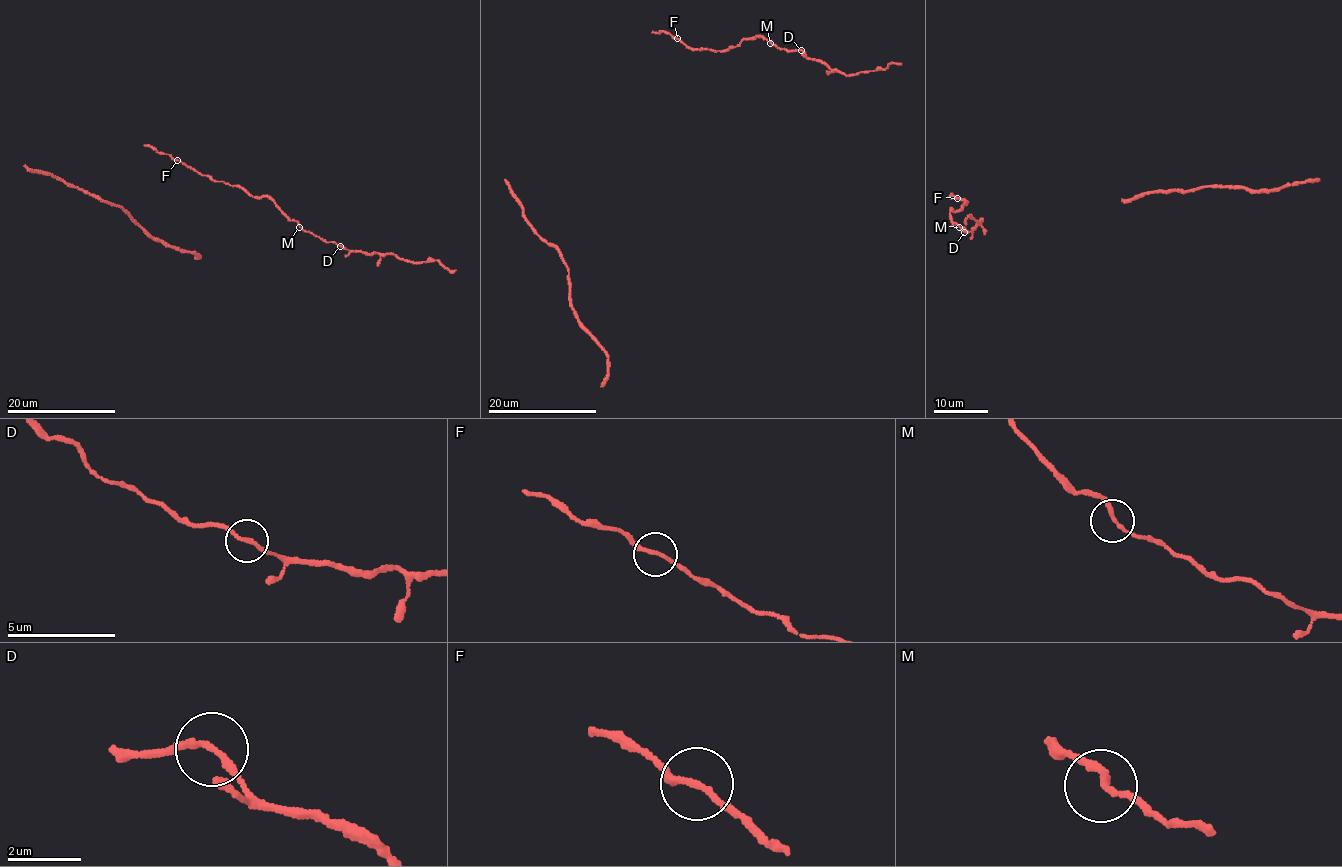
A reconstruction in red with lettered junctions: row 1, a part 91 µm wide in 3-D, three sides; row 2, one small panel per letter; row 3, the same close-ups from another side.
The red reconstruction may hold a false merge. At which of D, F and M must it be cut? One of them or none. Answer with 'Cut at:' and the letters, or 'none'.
Cut at: none

